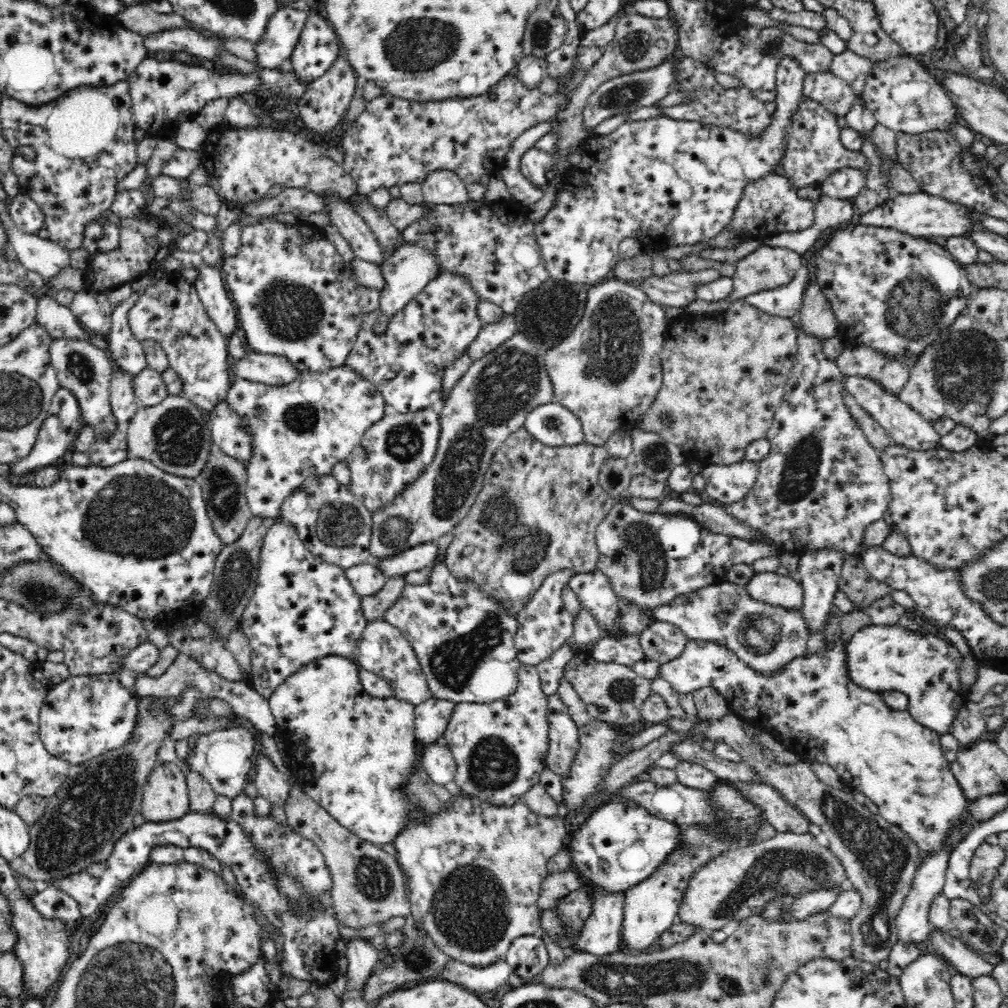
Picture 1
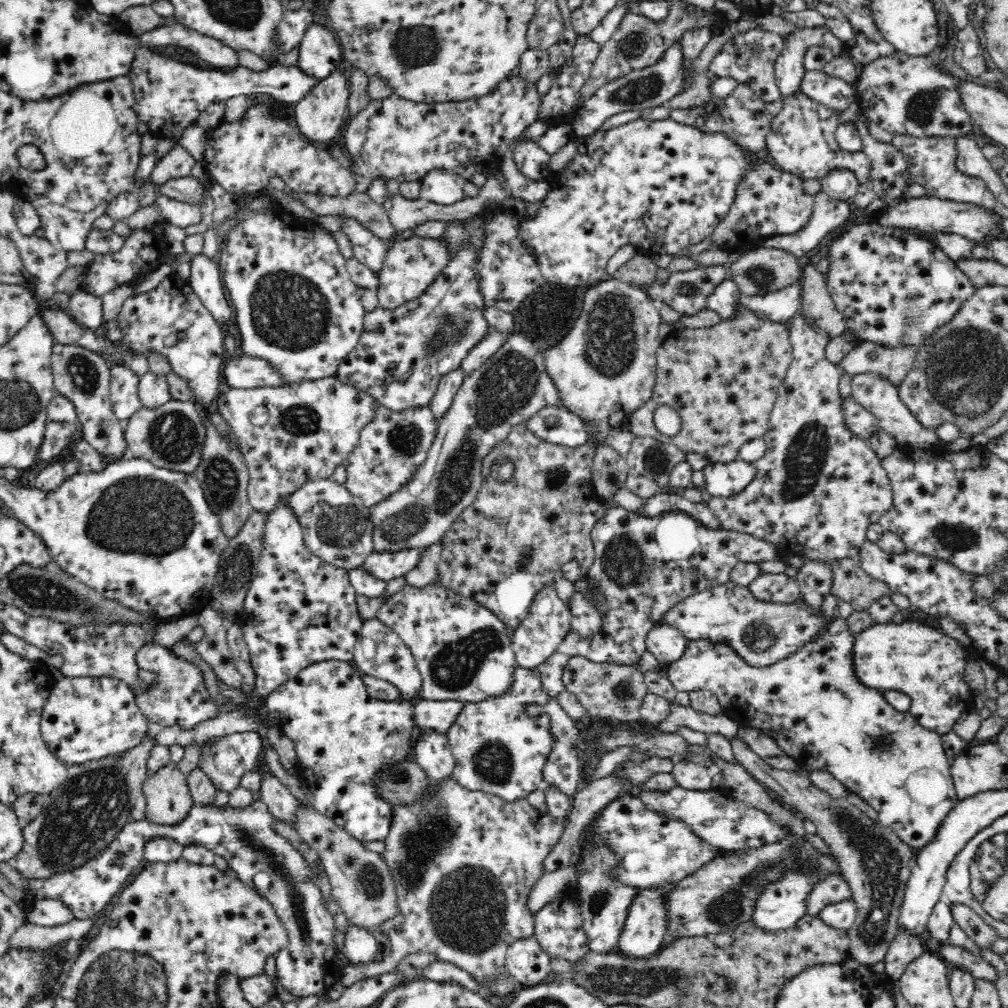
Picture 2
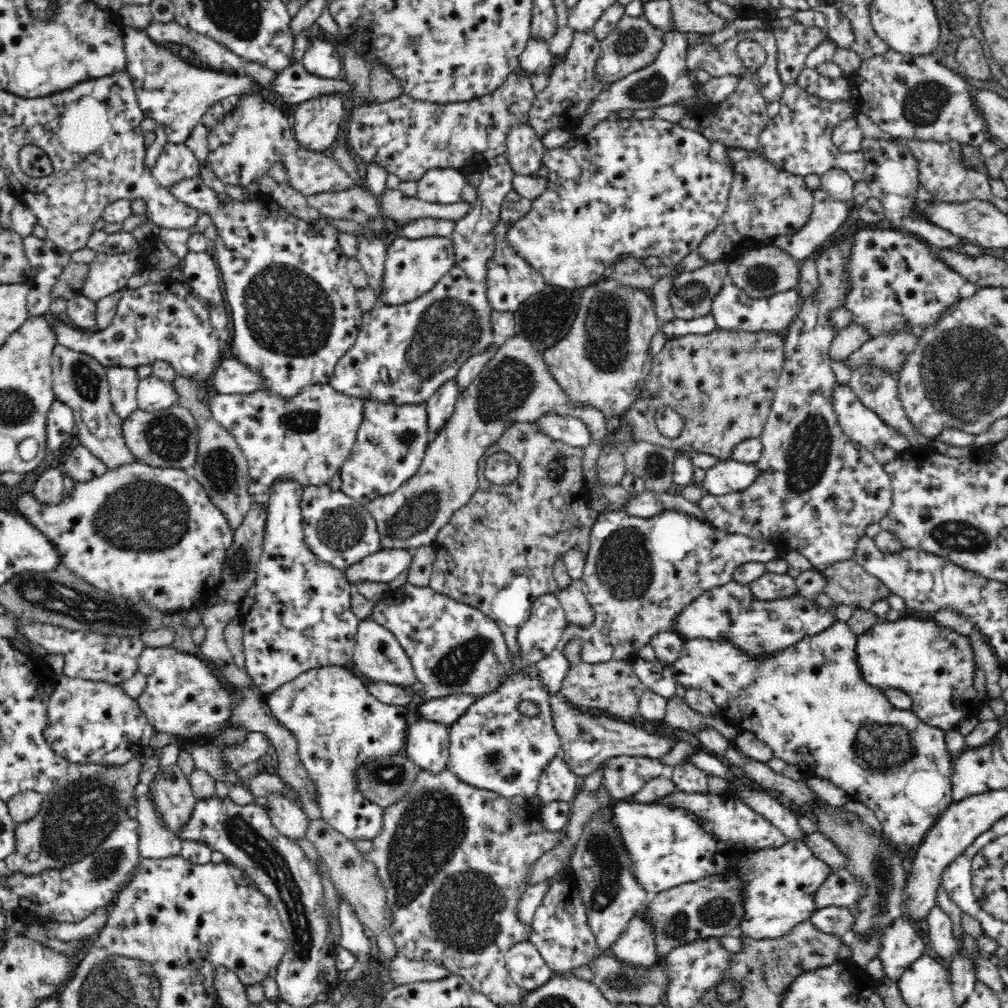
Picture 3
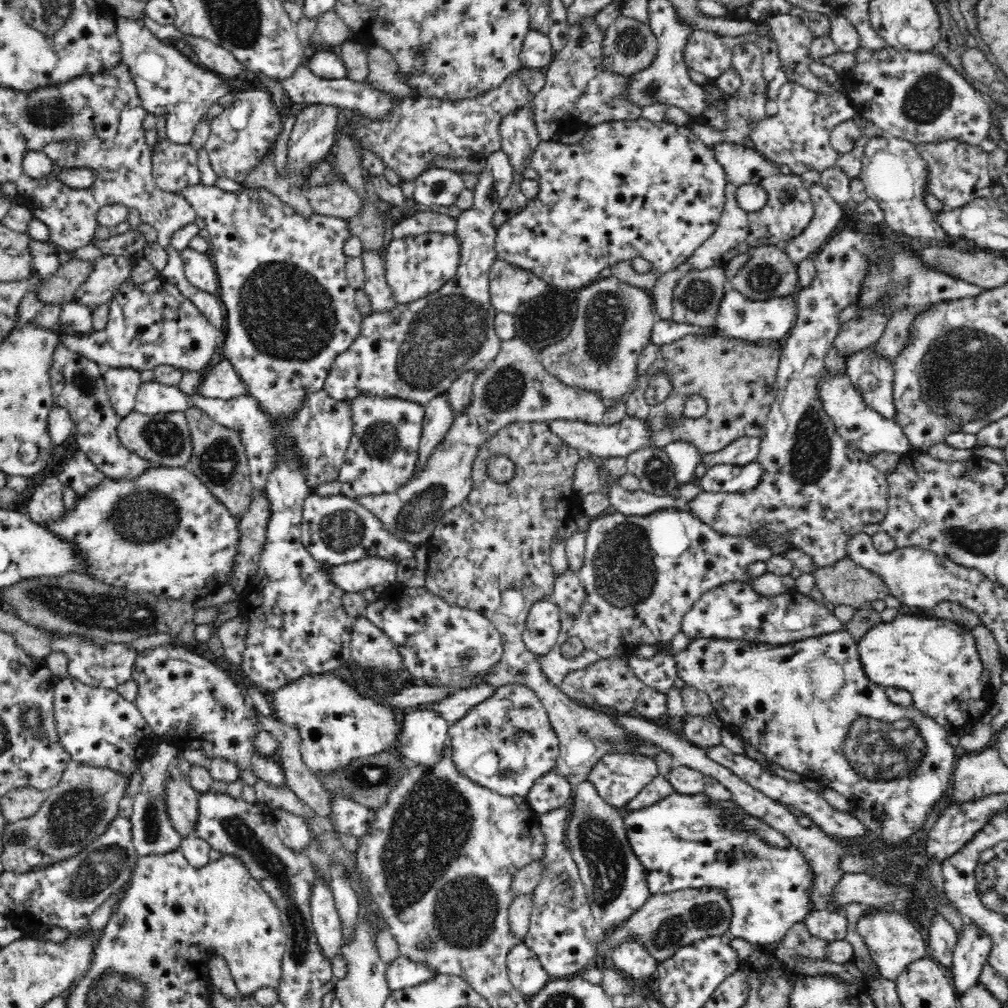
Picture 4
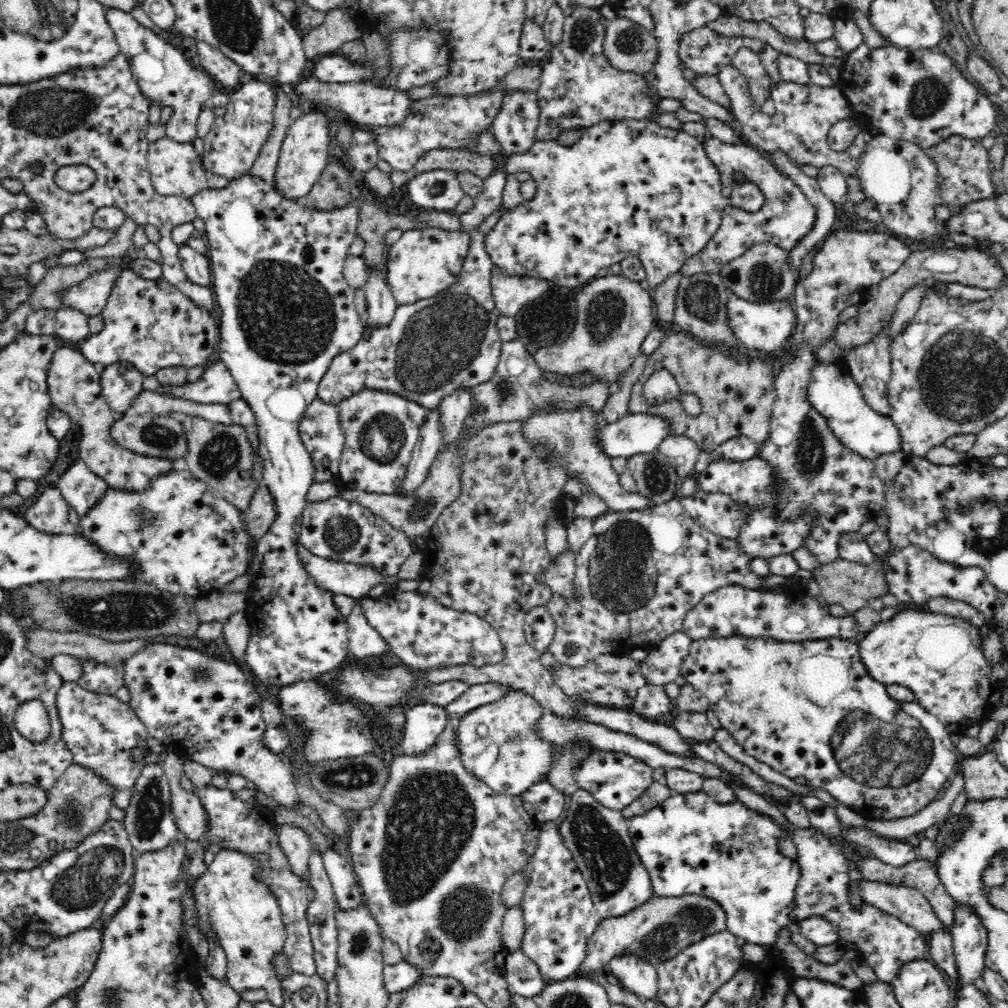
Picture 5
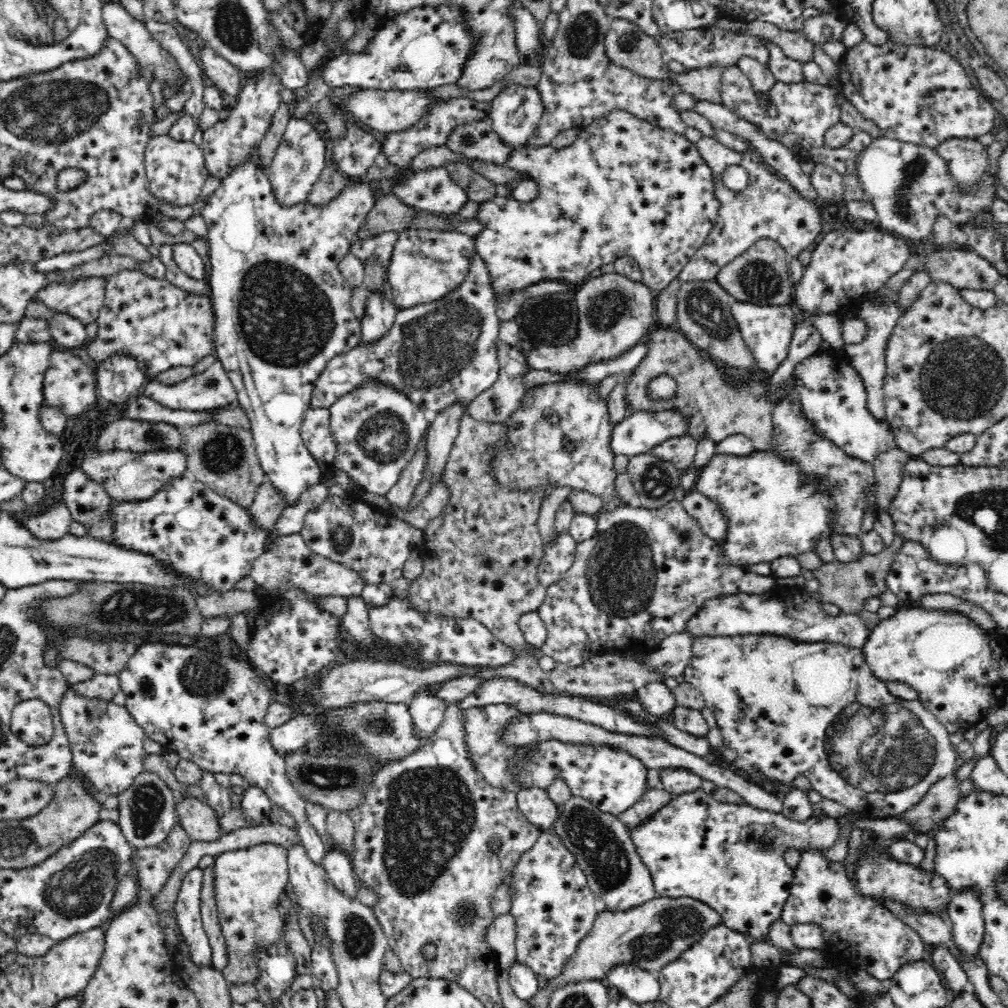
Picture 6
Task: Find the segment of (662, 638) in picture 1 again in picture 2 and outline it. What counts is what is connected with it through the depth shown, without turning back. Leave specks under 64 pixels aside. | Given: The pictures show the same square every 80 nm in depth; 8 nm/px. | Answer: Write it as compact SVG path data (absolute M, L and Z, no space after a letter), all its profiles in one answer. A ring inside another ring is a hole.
M664 624L652 628L646 637L647 649L660 662L667 664L678 660L684 654L688 639L672 625Z

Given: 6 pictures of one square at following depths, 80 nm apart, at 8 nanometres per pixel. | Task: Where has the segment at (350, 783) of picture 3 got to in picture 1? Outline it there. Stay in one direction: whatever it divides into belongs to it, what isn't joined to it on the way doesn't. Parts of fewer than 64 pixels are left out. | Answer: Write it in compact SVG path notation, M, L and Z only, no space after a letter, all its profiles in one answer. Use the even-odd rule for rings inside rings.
M330 655L316 659L288 677L267 702L278 734L286 742L288 768L296 778L296 784L361 840L374 845L388 844L406 824L410 824L410 816L422 818L400 789L419 766L415 706L394 696L385 699L370 696L364 690L359 671L359 665L349 658Z

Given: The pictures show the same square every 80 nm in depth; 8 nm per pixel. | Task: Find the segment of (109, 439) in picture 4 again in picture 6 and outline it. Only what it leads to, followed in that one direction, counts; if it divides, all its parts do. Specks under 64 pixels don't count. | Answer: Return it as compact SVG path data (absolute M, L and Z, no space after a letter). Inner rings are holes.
M54 349L49 357L49 366L42 382L42 395L46 405L58 407L67 417L84 414L89 406L97 409L96 379L90 368L78 356L68 353L67 350ZM95 448L84 457L82 472L88 479L102 485L114 504L150 500L172 479L188 475L187 454L183 448L162 448L150 452L108 451L96 453Z

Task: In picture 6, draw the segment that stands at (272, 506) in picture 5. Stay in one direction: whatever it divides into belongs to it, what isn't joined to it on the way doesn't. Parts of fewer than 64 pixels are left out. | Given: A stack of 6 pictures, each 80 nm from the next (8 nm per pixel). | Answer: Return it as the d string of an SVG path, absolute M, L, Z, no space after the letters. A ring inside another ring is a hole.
M265 480L258 487L248 513L256 526L261 525L264 530L270 530L285 508L286 500L283 494L280 494L280 491L270 481Z

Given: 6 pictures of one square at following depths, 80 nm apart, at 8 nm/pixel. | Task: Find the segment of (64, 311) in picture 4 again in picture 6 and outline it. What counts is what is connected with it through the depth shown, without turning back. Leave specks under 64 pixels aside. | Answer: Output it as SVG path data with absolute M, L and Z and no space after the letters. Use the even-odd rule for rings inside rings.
M56 313L48 320L50 341L55 349L76 348L86 340L85 326L72 315Z

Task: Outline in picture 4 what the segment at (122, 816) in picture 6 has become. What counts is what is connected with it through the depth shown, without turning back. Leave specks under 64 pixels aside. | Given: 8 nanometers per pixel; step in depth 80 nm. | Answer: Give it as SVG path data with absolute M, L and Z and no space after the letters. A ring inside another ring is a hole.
M161 742L154 749L153 754L146 758L145 762L140 766L139 771L142 775L141 790L134 797L132 814L128 817L133 848L138 856L167 854L177 850L177 847L181 847L183 836L176 832L167 813L164 787L168 766L173 762L174 756L178 754L179 751L170 744Z

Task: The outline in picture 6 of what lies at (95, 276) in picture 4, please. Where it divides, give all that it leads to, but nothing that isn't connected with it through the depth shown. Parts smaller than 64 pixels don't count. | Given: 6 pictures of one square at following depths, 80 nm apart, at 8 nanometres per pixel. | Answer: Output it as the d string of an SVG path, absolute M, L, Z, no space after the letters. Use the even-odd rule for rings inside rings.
M83 277L78 280L68 280L64 282L53 282L47 285L44 289L38 290L38 293L33 297L32 302L44 304L46 309L50 308L56 313L72 315L78 319L85 327L93 323L99 318L99 310L104 305L105 287L107 277Z

